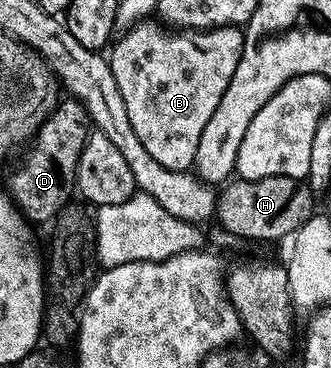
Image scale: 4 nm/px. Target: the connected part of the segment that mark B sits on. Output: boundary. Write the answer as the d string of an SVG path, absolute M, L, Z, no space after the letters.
M144 19L132 25L121 41L111 46L112 74L118 83L118 91L122 91L130 127L134 127L134 135L142 139L142 147L146 147L162 167L188 171L193 168L202 130L210 123L210 115L214 115L214 107L218 107L234 75L234 67L238 67L240 52L244 50L244 34L235 25L203 31L169 31L163 24L151 25L150 22Z

